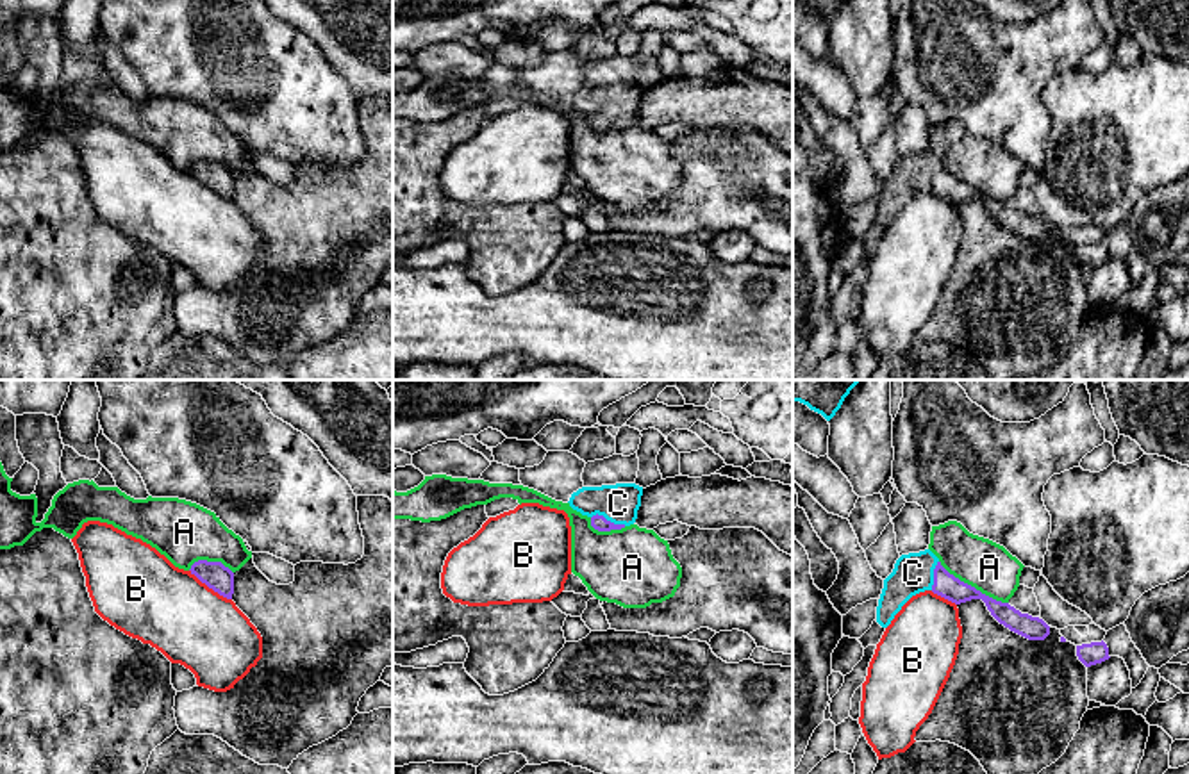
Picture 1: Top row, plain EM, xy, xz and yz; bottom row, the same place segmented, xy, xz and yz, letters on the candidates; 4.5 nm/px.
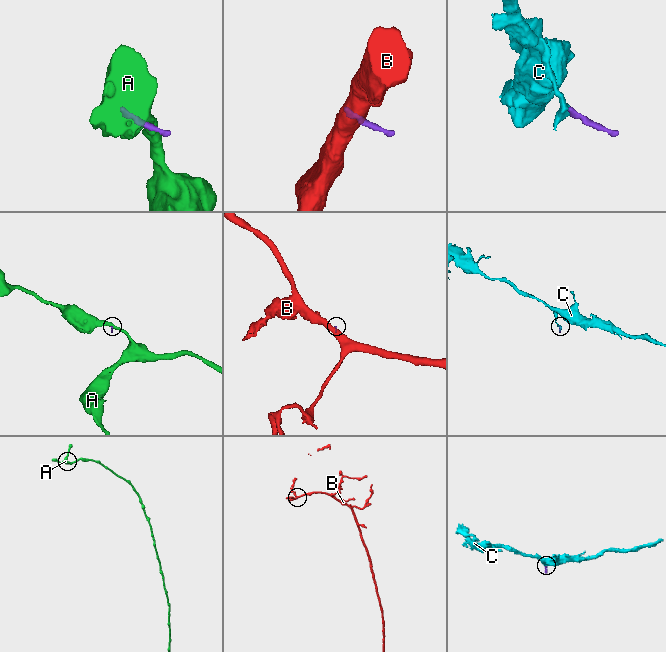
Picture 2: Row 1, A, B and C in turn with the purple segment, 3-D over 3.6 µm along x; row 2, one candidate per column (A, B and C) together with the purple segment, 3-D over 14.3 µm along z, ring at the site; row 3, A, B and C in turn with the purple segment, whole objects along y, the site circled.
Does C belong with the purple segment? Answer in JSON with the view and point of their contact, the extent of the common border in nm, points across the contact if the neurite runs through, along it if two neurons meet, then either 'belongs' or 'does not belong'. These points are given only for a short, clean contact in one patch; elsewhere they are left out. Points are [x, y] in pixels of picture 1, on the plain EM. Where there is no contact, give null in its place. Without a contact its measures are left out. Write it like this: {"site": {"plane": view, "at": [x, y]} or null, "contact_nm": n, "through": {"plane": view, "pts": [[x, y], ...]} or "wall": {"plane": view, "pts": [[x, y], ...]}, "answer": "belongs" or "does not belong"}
{"site": {"plane": "xz", "at": [609, 122]}, "contact_nm": 170, "through": {"plane": "xz", "pts": [[600, 123], [609, 122], [609, 113], [618, 104]]}, "answer": "belongs"}

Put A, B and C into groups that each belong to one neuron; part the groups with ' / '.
A / B / C

